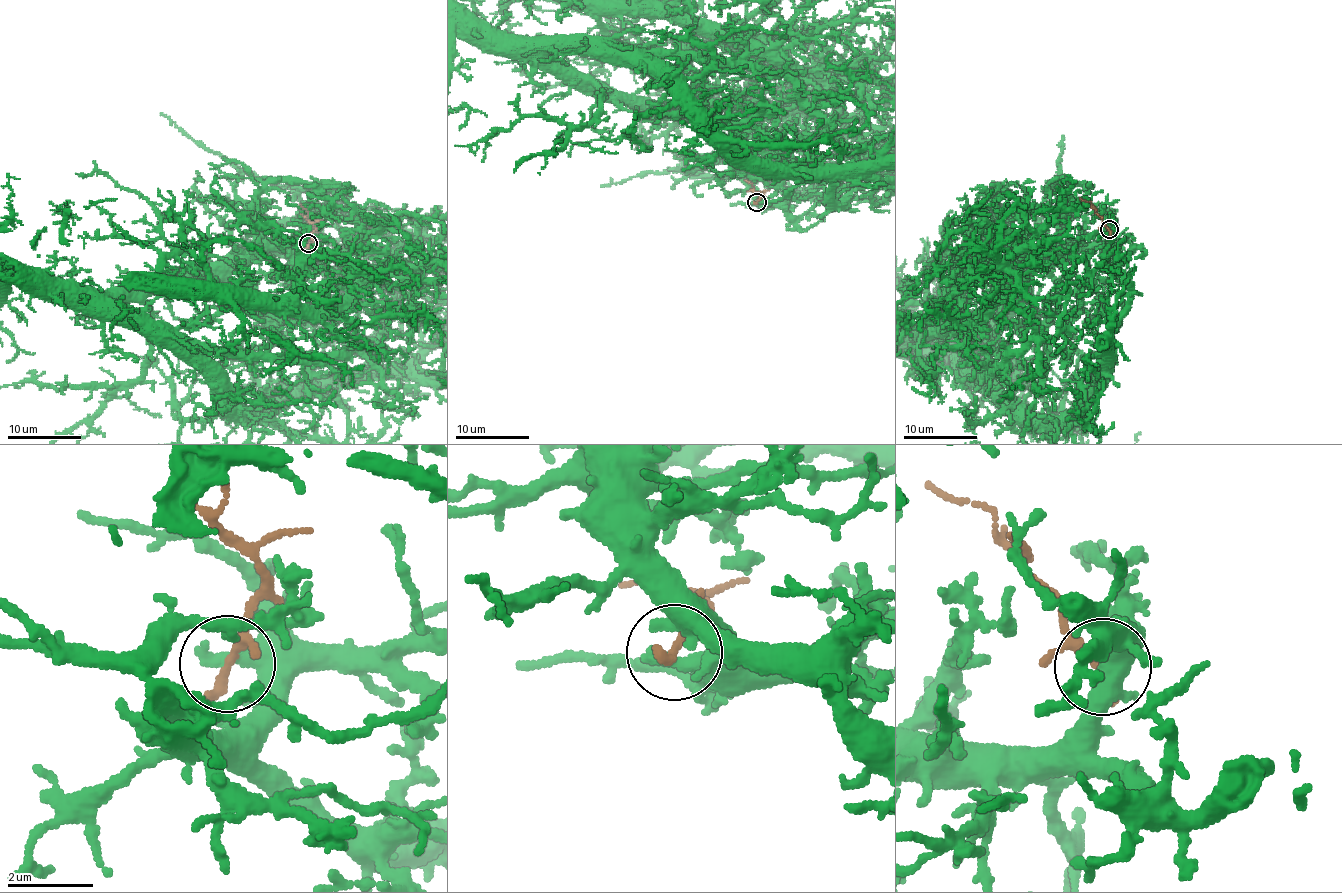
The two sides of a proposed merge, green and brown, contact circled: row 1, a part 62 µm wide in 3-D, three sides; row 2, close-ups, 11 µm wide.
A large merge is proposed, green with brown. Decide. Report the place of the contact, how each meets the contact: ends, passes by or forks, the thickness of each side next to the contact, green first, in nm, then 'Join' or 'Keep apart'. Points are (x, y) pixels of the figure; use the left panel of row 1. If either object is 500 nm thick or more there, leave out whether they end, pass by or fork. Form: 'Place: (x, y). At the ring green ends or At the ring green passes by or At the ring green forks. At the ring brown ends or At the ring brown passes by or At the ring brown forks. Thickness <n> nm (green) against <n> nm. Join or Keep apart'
Place: (308, 243). At the ring green ends. At the ring brown passes by. Thickness 400 nm (green) against 200 nm. Keep apart

